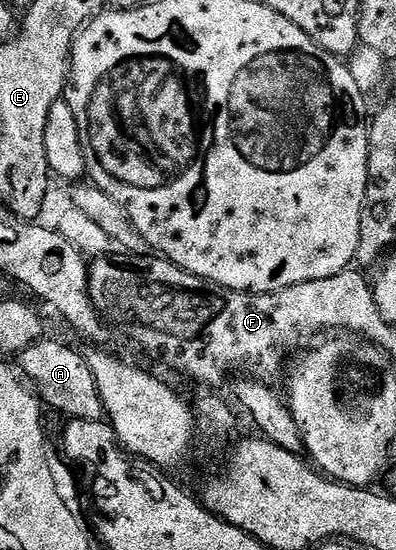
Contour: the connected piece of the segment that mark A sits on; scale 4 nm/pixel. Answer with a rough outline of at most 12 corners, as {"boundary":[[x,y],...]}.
{"boundary":[[45,338],[20,371],[49,408],[104,417],[86,357]]}

